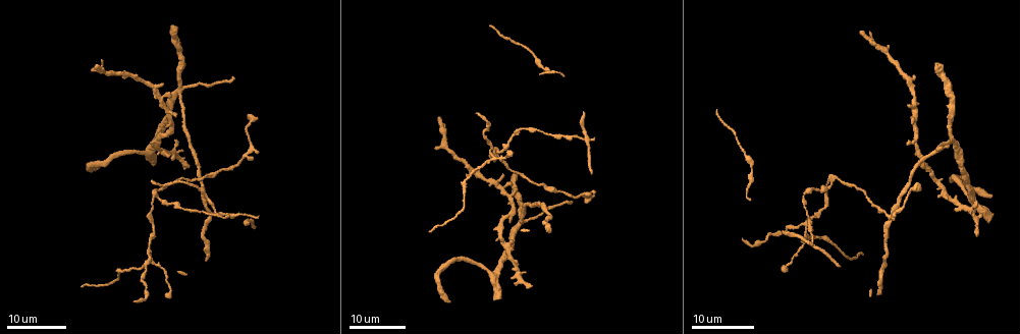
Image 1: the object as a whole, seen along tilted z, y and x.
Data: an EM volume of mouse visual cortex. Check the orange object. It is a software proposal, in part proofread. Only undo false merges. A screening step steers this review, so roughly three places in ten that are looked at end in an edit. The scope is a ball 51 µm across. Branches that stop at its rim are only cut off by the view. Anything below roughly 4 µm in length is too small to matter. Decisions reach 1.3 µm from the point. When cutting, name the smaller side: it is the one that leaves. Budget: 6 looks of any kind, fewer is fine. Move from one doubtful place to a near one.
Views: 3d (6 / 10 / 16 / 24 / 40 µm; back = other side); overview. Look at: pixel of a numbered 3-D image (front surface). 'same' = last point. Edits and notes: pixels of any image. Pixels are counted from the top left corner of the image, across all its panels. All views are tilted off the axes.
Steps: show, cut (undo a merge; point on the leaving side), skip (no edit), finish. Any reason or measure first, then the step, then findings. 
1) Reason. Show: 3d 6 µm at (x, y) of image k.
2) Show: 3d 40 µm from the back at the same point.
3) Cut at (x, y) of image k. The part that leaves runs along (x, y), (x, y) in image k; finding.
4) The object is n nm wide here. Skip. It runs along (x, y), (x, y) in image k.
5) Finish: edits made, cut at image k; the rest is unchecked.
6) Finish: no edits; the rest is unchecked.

Branch point. Show: 3d 16 µm at (156, 196) of image 1.

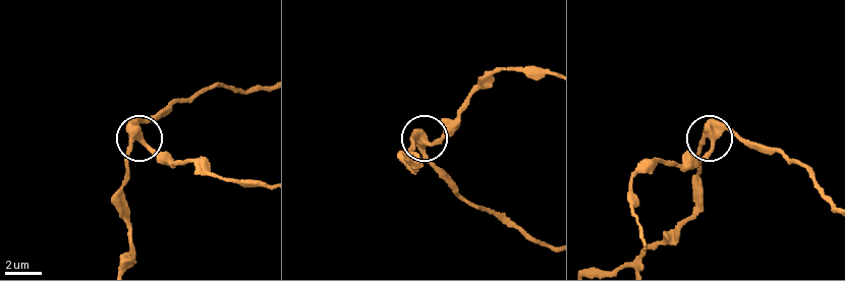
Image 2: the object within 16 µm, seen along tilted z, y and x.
Show: 3d 10 µm at (425, 141) of image 2.

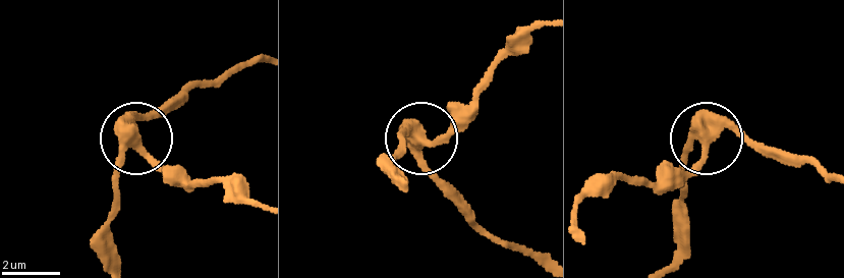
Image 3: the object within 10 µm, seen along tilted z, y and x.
The side arm is 35 µm long. Skip. Continuous, no second cell.

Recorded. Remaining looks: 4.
Branch point. Show: 3d 24 µm at (152, 261) of image 1.

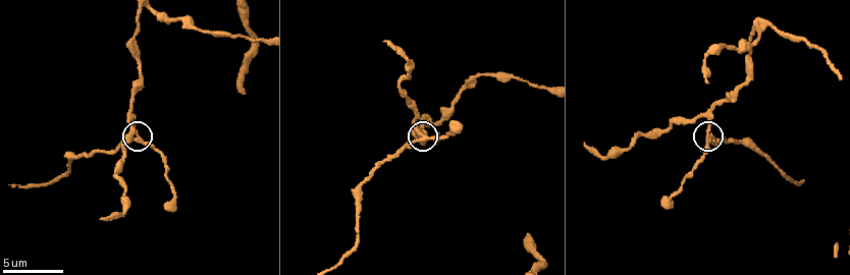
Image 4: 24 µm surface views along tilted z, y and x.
Closer look. Show: 3d 10 µm at (136, 138) of image 4.

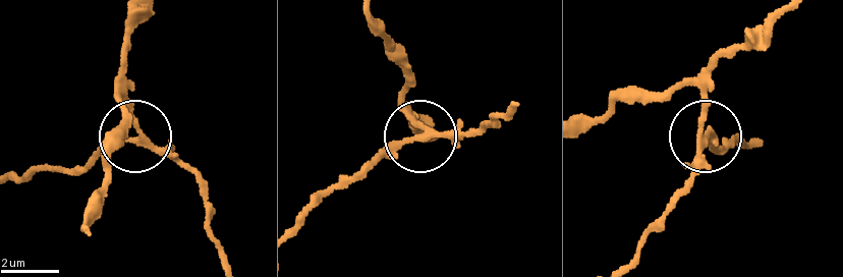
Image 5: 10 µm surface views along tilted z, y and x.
Show: 3d 6 µm at (703, 139) of image 5.

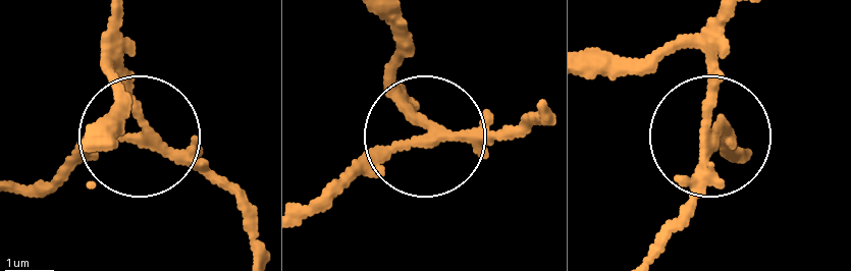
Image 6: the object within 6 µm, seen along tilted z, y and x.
The object is 190 nm wide here. Cut at (66, 167) of image 6. The part that leaves runs along (412, 140), (308, 202) in image 6; two cells meet here.

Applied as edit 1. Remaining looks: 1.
Finish: edits made, cut at image 6; the rest is unchecked.

